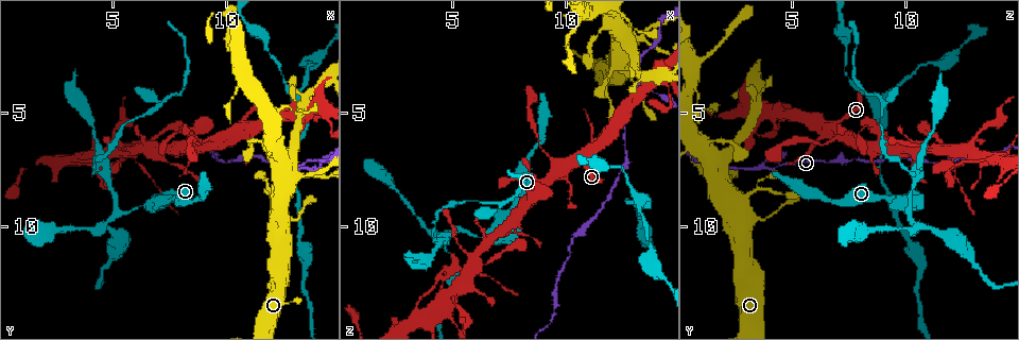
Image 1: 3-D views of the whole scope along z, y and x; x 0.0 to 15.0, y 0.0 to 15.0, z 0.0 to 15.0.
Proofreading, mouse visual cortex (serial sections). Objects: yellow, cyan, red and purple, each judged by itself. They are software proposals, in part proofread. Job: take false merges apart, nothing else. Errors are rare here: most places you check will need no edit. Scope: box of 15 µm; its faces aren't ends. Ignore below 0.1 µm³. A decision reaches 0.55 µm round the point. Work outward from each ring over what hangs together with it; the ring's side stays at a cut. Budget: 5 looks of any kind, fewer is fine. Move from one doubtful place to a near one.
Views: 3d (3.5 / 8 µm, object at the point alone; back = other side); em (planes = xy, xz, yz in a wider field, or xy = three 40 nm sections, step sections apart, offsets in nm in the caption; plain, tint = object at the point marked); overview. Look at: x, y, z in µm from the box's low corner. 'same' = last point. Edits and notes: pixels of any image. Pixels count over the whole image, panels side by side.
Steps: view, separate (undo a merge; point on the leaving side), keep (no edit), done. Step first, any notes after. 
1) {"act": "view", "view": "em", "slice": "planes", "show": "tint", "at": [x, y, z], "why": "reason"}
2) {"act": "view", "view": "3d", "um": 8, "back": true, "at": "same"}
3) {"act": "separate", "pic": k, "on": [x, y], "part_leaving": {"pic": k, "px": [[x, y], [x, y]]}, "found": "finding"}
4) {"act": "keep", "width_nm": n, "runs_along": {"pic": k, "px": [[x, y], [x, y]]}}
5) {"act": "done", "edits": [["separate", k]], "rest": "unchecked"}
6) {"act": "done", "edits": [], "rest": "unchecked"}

{"act": "view", "view": "3d", "um": 3.5, "at": [13.2, 7.3, 3.7], "why": "abrupt turn"}

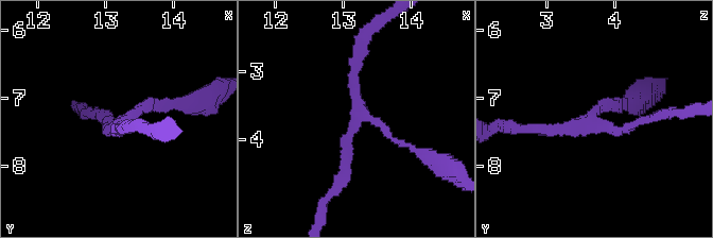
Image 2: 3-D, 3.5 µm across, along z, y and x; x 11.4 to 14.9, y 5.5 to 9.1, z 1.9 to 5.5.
{"act": "view", "view": "em", "slice": "xy", "step": 5, "show": "tint", "at": [13.25, 7.35, 3.65]}

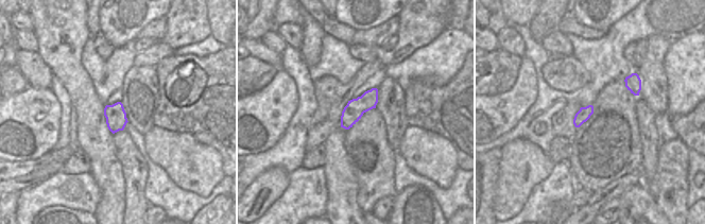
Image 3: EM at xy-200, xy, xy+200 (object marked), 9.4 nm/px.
{"act": "keep", "arms": 3, "arm_widths_nm": [100, 150, 200], "runs_along": {"pic": 2, "px": [[342, 179], [361, 48]]}, "found": "one cell here"}

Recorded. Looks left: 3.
{"act": "view", "view": "3d", "um": 3.5, "at": [4.5, 10.1, 10.5], "why": "sudden change in width"}

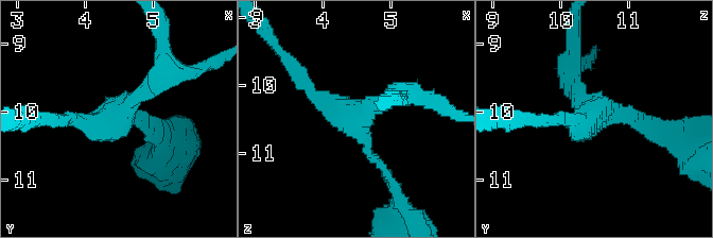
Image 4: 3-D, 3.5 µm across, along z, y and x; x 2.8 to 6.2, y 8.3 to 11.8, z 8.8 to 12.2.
{"act": "view", "view": "em", "slice": "xy", "step": 1, "show": "tint", "at": [4.55, 10.00, 10.55]}

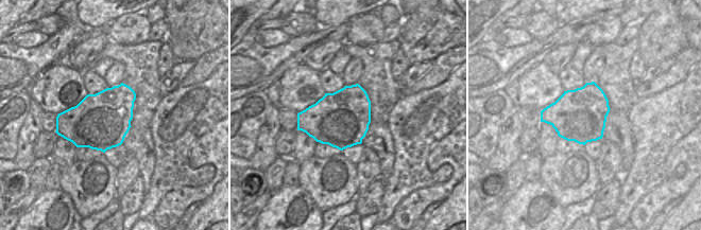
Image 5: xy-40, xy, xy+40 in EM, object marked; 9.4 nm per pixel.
{"act": "keep", "width_nm": 550, "runs_along": {"pic": 4, "px": [[569, 70], [594, 113], [650, 125]]}, "found": "one cell here"}

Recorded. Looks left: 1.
{"act": "done", "edits": [], "rest": "unchecked"}

